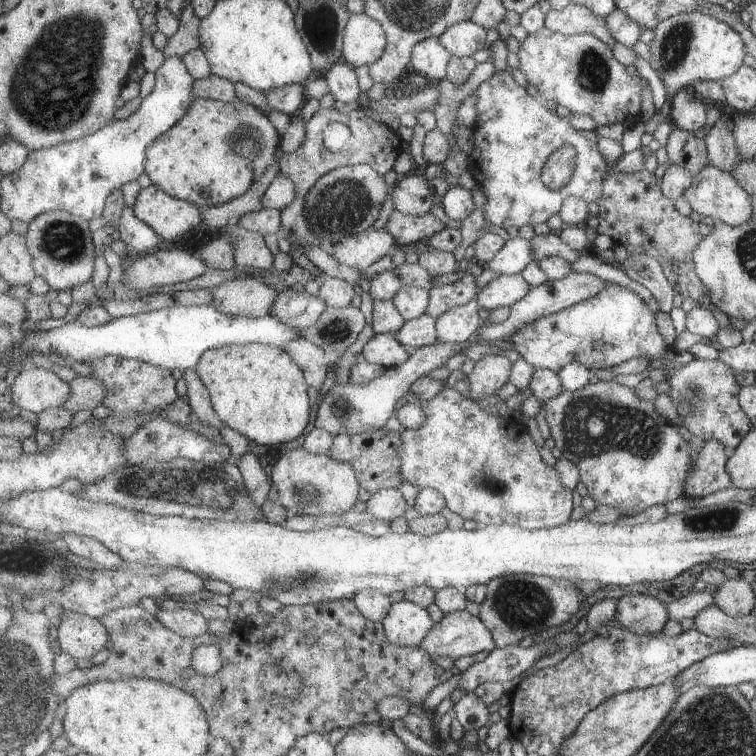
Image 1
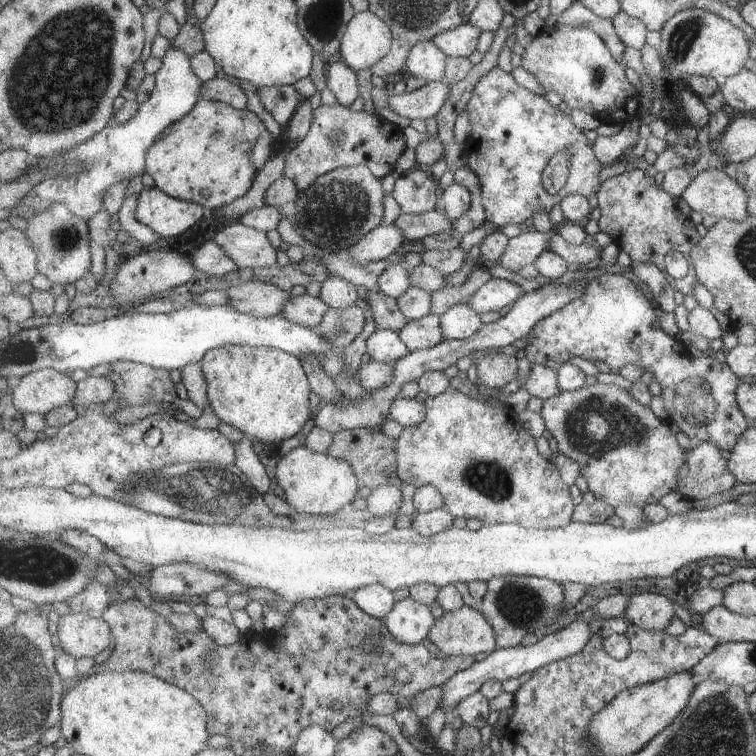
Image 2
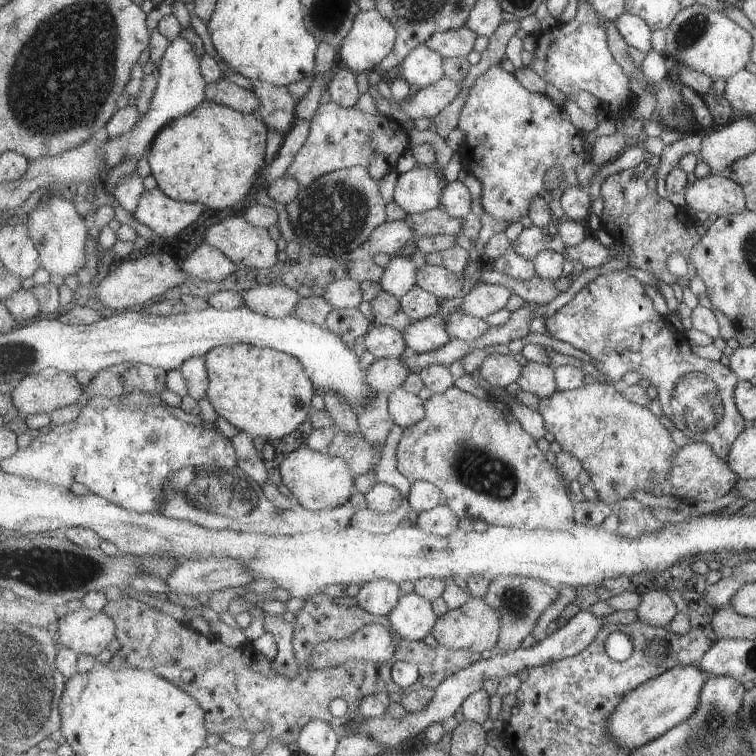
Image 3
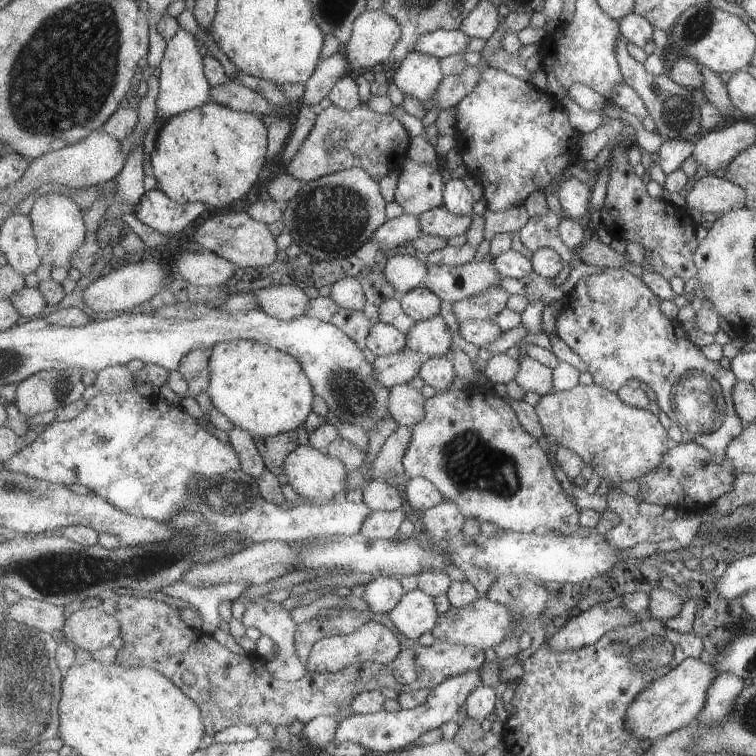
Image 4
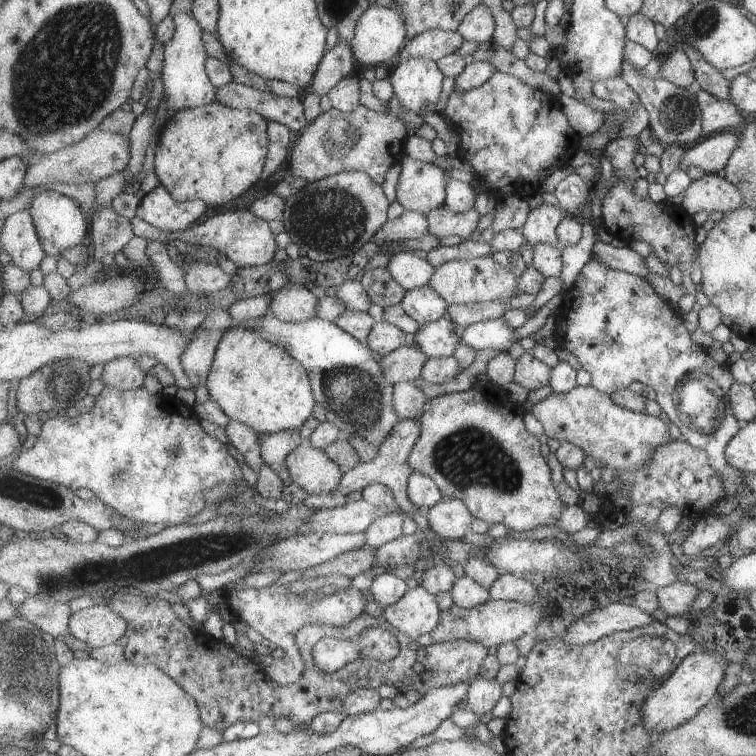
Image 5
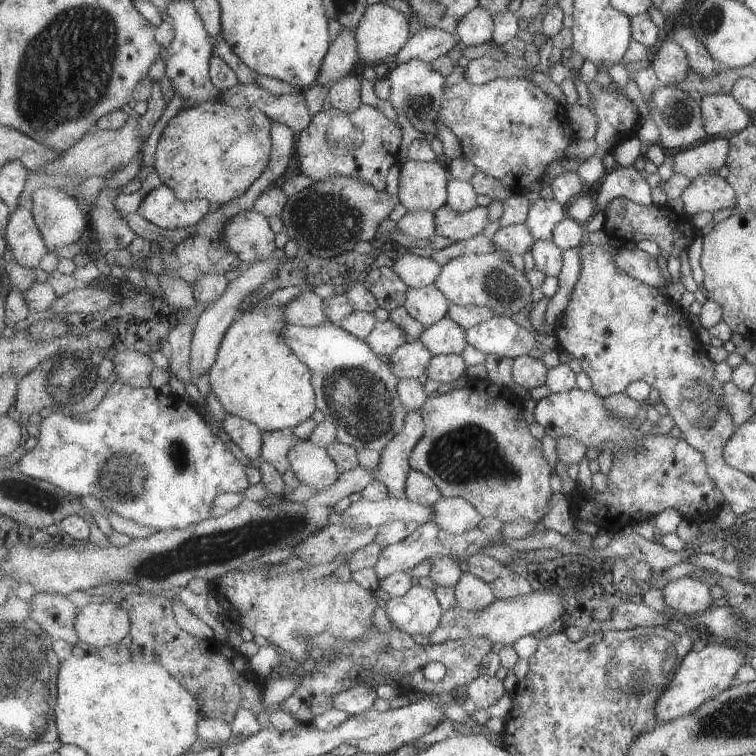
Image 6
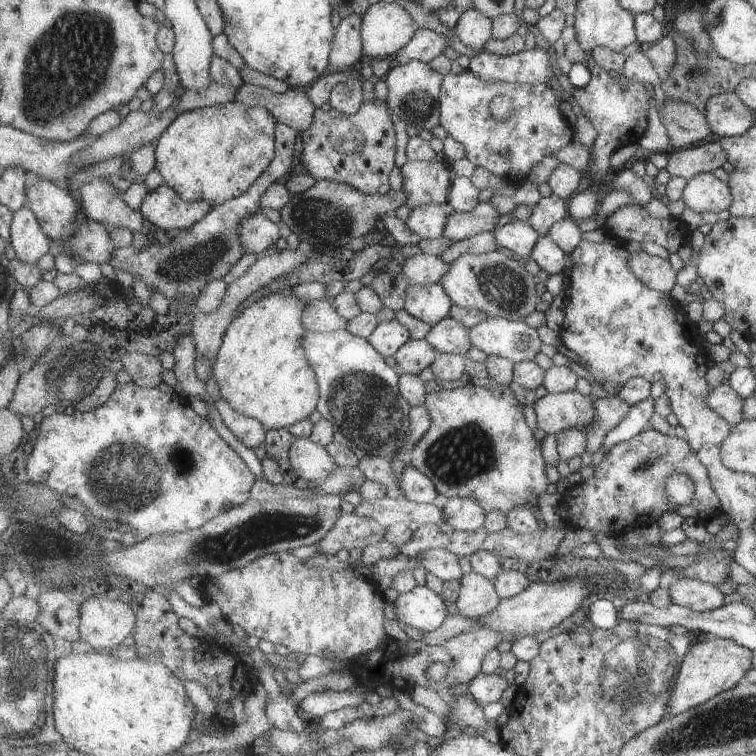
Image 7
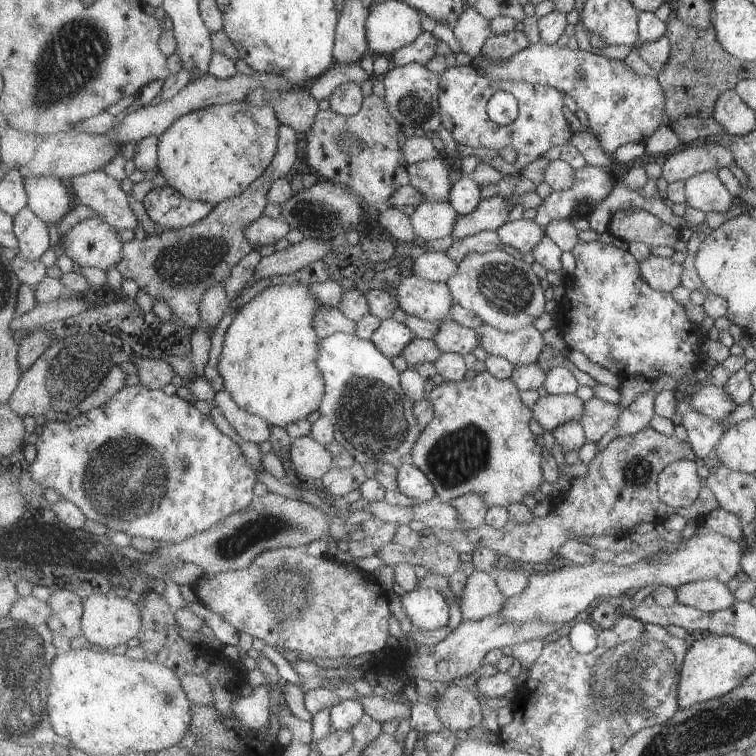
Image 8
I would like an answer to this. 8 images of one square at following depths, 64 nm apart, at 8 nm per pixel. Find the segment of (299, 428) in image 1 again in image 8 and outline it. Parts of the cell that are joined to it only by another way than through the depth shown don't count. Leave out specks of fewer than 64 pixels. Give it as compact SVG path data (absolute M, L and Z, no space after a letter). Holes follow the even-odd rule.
M287 283L269 287L235 313L232 323L224 334L222 352L218 359L218 372L223 378L223 388L230 392L235 402L265 418L271 427L285 427L300 422L320 411L324 399L325 379L318 367L318 337L314 318L322 307L303 283Z

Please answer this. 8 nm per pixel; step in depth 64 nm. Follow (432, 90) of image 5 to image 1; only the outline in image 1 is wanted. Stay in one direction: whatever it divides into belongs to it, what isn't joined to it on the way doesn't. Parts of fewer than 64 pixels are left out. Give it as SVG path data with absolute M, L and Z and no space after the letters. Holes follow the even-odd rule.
M431 37L413 49L412 68L430 82L446 78L448 66L452 60L449 49L441 42L440 37Z

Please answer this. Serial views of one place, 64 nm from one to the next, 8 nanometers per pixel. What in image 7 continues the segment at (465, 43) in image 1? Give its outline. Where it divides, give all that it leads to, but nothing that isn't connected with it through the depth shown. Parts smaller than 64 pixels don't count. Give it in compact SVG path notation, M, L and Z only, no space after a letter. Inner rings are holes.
M416 30L413 40L395 56L395 64L405 64L414 60L430 63L449 48L451 40L435 30Z

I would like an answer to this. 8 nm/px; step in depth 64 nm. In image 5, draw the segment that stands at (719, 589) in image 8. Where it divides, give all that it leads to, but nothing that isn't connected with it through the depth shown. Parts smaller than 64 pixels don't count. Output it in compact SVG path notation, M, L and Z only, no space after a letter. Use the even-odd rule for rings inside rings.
M676 580L668 587L654 588L658 596L659 608L668 616L681 616L687 614L688 608L693 606L698 587L691 583Z

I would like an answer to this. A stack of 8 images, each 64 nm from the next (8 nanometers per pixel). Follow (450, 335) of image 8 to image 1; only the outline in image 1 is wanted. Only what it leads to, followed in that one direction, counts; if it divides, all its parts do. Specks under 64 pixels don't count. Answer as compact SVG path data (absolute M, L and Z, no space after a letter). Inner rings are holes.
M427 314L406 321L403 328L396 332L397 340L410 349L418 349L435 344L438 338L437 319Z

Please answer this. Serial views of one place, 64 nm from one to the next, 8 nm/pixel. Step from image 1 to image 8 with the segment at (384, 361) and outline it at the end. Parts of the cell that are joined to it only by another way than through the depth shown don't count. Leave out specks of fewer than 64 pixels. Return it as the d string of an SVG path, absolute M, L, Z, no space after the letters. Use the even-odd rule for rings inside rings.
M393 318L382 320L373 333L372 341L386 357L401 356L403 349L416 337L413 331L403 322Z

